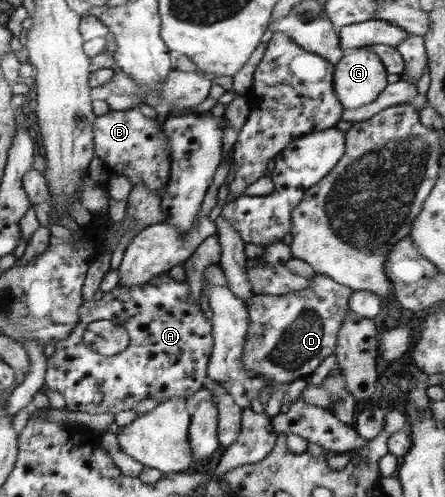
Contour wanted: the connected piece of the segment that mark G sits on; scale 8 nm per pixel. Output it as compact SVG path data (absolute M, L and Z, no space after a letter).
M368 48L347 52L335 64L334 92L346 110L374 102L387 84L386 67Z

